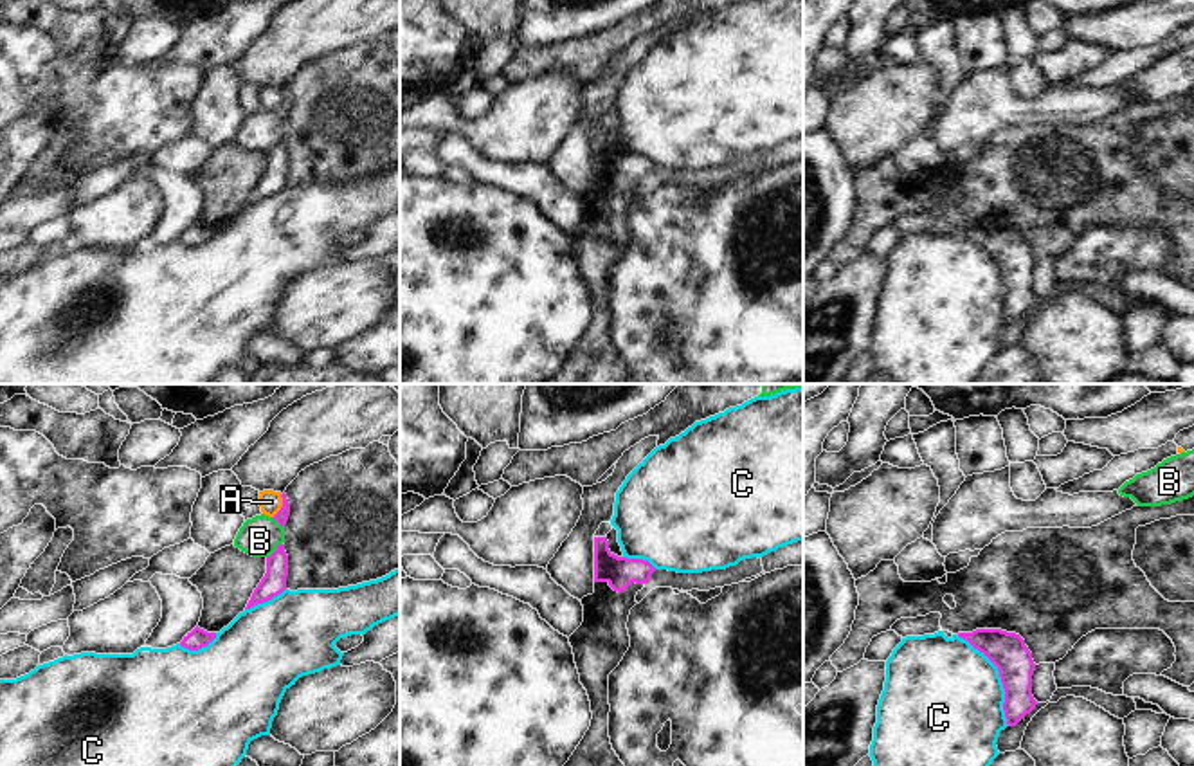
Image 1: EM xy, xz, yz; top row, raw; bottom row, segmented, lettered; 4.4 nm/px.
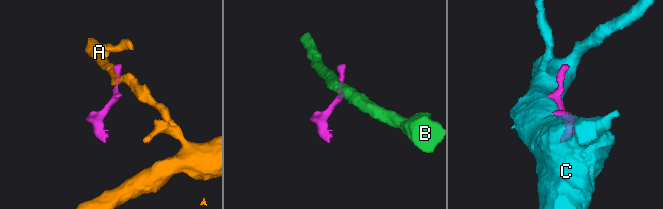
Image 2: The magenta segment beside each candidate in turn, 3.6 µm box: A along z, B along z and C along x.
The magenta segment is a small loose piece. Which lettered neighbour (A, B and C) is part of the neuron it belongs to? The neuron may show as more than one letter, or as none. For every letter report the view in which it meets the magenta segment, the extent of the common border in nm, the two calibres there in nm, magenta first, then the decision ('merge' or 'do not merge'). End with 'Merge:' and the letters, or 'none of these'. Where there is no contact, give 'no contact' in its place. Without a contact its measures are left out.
A: contact in xy; length 110 nm; calibres 60 and 100 nm; do not merge
B: contact in xy; length 100 nm; calibres 110 and 180 nm; do not merge
C: contact in yz; length 480 nm; calibres 170 and 500 nm; do not merge
Merge: none of these

